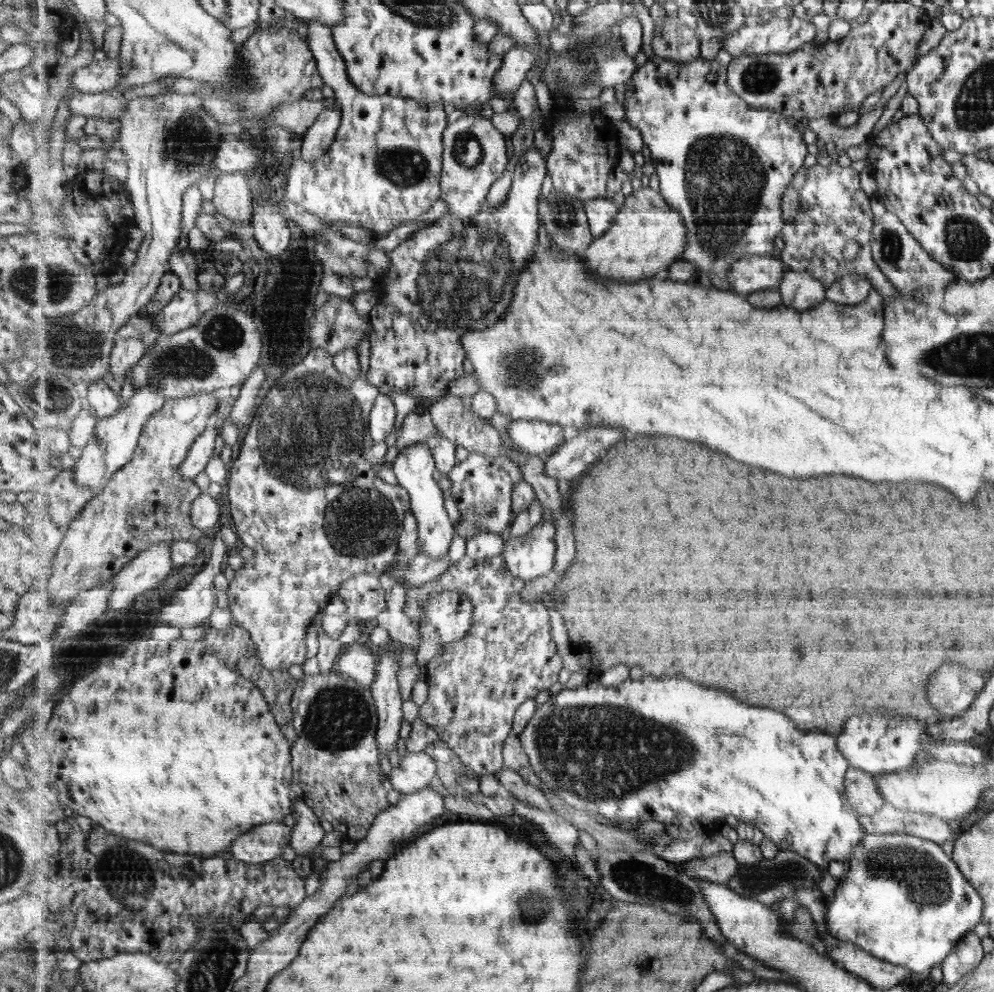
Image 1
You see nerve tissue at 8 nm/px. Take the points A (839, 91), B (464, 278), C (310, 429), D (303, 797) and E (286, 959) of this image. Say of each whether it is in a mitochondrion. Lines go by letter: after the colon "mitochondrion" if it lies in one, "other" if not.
A: other
B: mitochondrion
C: mitochondrion
D: other
E: other

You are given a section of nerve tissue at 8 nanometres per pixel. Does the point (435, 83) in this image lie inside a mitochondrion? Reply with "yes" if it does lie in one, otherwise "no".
no

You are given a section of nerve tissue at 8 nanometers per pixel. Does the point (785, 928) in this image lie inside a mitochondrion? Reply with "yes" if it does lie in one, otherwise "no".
no

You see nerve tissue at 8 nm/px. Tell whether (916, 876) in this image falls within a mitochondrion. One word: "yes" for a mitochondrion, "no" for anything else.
yes

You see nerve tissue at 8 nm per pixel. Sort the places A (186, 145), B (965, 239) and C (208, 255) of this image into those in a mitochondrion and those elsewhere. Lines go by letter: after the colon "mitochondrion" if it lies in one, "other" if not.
A: mitochondrion
B: mitochondrion
C: other

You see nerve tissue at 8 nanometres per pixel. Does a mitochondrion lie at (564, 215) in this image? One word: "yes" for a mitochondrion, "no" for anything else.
yes

